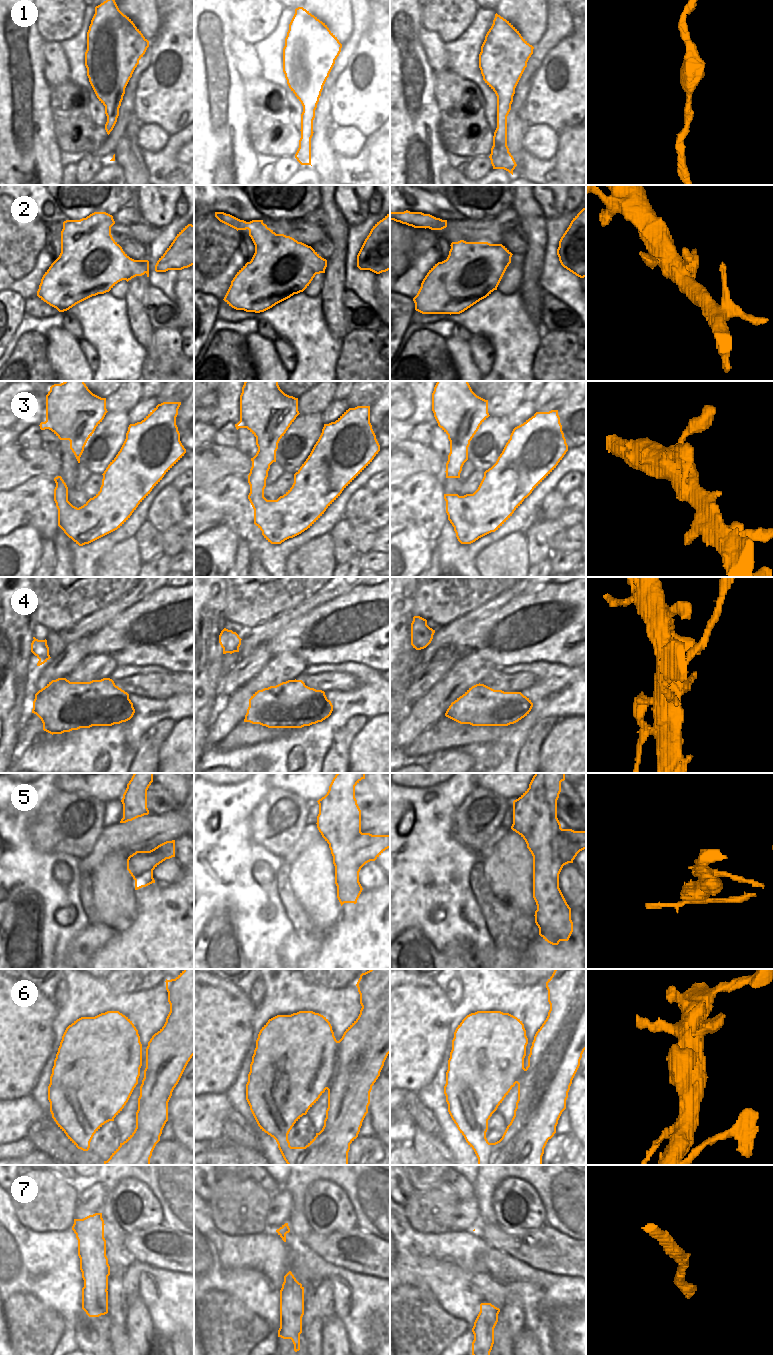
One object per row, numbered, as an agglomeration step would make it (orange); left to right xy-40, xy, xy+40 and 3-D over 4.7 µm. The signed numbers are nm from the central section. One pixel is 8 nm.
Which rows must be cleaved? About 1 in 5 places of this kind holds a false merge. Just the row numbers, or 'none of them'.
4.

